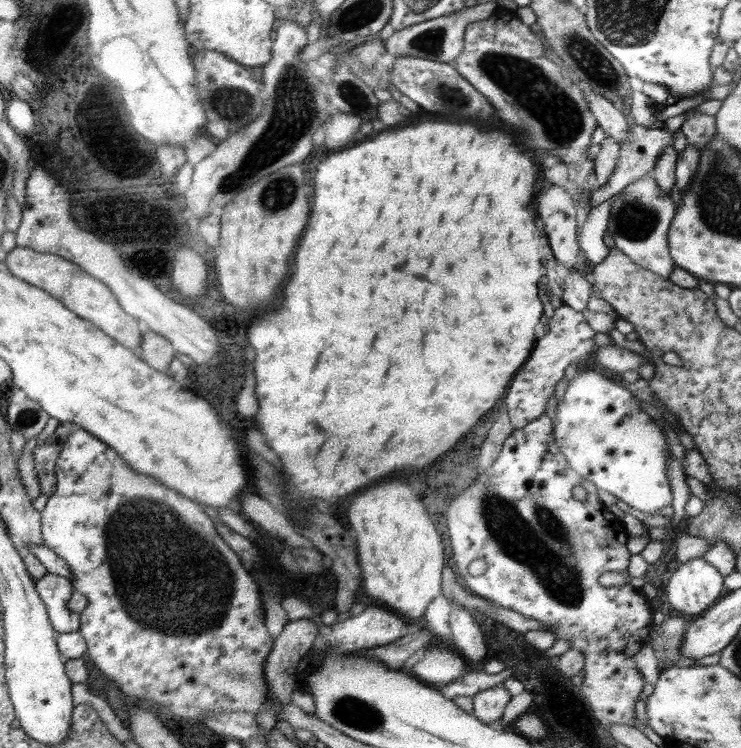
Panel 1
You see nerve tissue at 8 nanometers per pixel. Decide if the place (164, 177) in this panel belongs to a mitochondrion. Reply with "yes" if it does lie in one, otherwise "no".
no

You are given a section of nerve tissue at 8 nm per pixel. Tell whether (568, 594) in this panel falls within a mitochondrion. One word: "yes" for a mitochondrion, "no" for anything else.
yes

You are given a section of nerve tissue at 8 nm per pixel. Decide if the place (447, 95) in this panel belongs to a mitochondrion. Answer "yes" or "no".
yes

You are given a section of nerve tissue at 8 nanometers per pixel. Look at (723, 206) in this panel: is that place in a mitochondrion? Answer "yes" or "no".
yes

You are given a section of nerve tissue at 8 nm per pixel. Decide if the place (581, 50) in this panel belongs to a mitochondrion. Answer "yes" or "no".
yes

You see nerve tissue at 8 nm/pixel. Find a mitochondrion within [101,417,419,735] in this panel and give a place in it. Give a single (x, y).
(137, 518)

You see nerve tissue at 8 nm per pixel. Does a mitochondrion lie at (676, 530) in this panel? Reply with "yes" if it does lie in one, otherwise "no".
no

